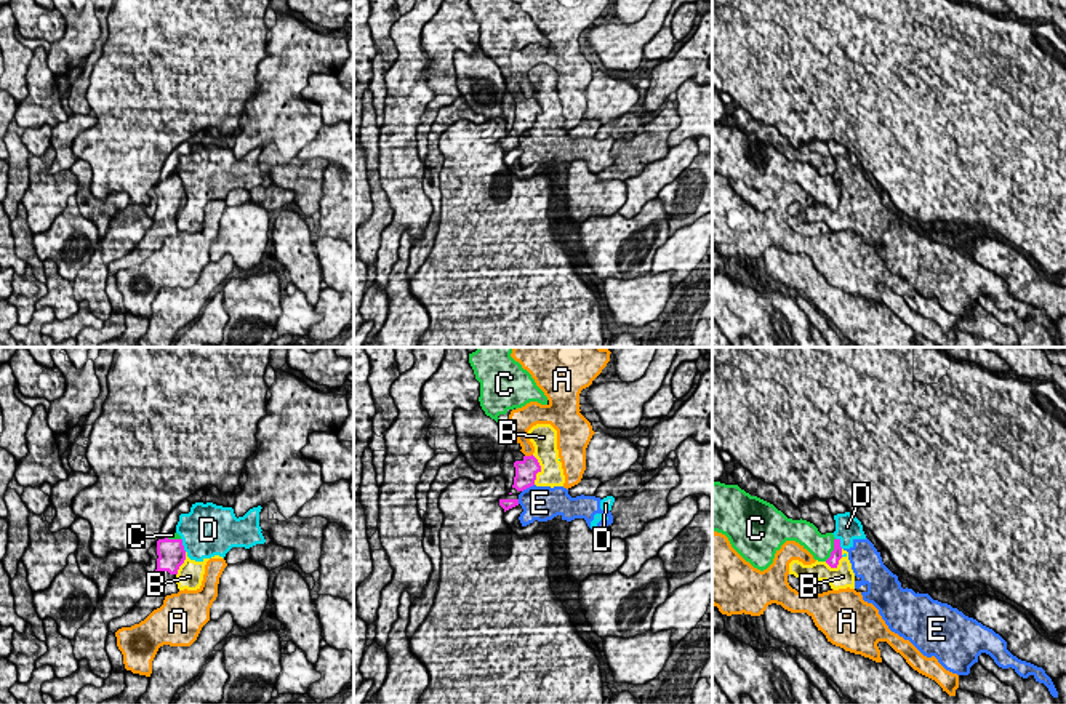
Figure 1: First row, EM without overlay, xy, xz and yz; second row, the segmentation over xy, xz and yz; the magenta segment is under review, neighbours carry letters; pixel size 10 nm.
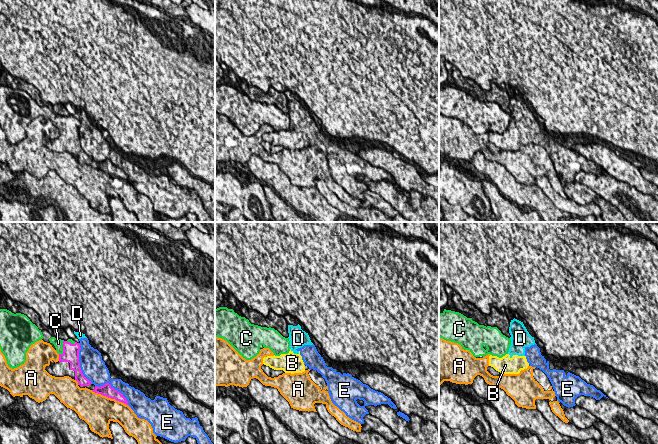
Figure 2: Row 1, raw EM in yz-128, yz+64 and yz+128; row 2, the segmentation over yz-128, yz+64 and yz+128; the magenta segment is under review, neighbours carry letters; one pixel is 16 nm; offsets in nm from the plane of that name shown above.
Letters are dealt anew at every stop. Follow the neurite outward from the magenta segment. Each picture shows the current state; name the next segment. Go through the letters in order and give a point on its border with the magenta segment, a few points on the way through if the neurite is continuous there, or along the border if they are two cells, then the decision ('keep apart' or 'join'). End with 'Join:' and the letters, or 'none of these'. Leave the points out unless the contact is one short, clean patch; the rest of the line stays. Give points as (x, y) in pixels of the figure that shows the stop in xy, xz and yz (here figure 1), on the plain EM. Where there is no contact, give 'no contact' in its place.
A: meets magenta in xz at (528, 98); keep apart
B: meets magenta in xz at (540, 111); keep apart
C: meets magenta in yz at (834, 191); runs through yz (836, 196), (834, 191), (820, 188); join
D: meets magenta in xy at (181, 186); border along xy (181, 180), (186, 192); keep apart
E: meets magenta in xz at (527, 128); keep apart
Join: C

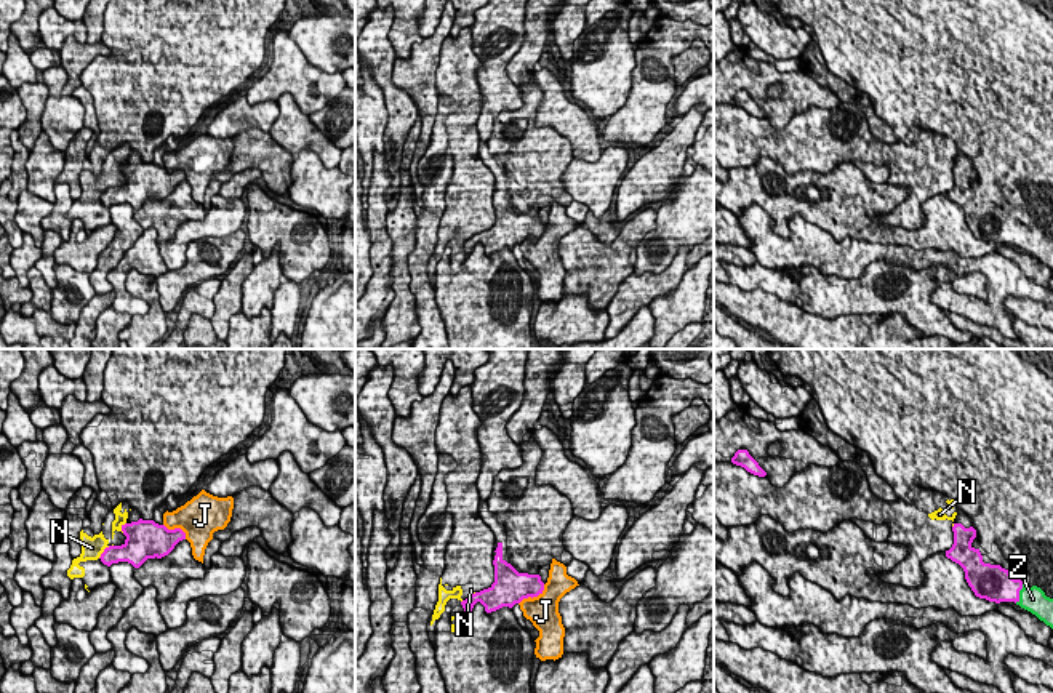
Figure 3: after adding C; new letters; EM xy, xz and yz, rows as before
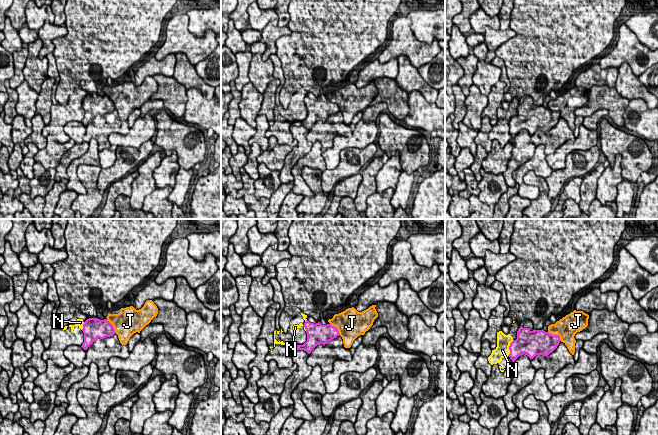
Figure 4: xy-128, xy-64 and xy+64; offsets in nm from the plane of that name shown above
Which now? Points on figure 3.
J: meets magenta in xz at (533, 237); keep apart
N: meets magenta in xy at (104, 192); keep apart
Z: meets magenta in yz at (1018, 234); join
Join: Z

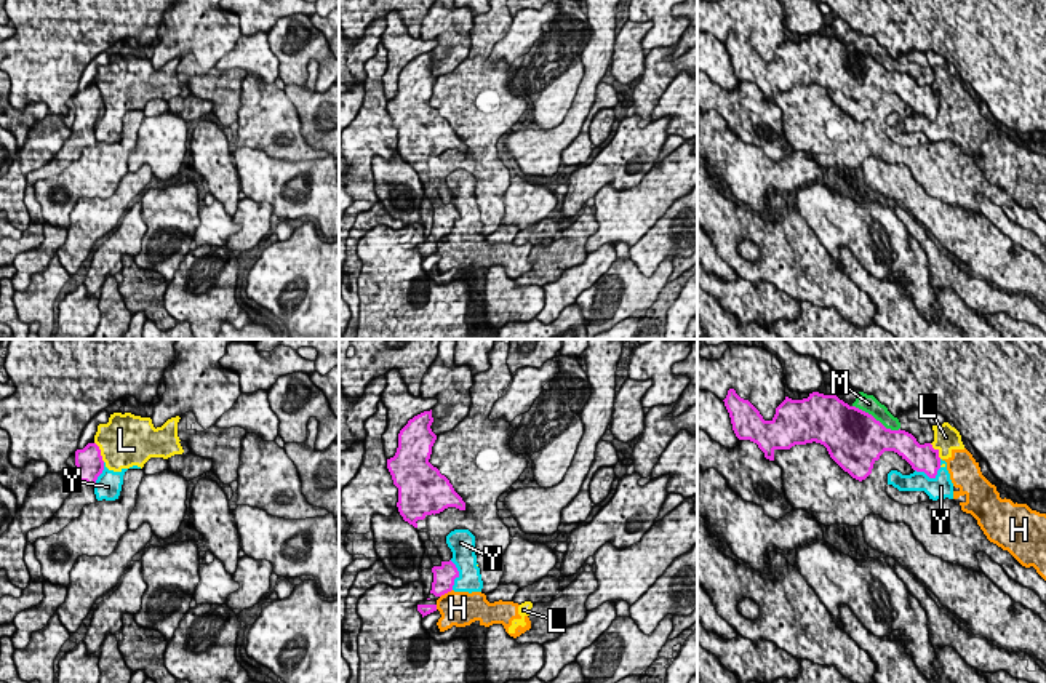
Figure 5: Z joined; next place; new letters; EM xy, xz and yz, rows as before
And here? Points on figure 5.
H: meets magenta in xz at (445, 234); keep apart
L: meets magenta in xy at (99, 93); border along xy (95, 83), (104, 103); keep apart
M: meets magenta in yz at (875, 61); keep apart
Y: meets magenta in xz at (458, 216); keep apart
Join: none of these

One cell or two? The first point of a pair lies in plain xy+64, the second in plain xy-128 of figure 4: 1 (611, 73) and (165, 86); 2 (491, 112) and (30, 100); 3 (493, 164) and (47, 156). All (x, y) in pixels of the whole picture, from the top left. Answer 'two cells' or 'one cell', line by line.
1: two cells
2: two cells
3: one cell

